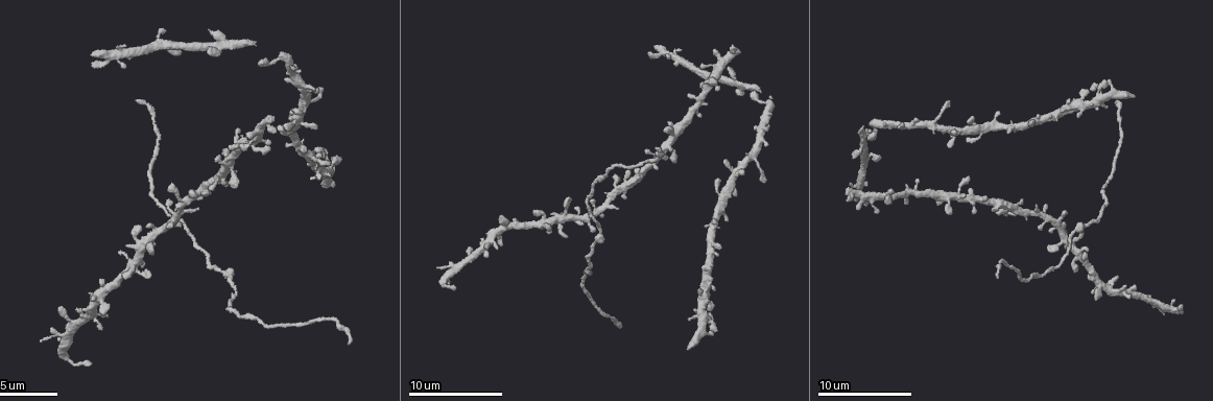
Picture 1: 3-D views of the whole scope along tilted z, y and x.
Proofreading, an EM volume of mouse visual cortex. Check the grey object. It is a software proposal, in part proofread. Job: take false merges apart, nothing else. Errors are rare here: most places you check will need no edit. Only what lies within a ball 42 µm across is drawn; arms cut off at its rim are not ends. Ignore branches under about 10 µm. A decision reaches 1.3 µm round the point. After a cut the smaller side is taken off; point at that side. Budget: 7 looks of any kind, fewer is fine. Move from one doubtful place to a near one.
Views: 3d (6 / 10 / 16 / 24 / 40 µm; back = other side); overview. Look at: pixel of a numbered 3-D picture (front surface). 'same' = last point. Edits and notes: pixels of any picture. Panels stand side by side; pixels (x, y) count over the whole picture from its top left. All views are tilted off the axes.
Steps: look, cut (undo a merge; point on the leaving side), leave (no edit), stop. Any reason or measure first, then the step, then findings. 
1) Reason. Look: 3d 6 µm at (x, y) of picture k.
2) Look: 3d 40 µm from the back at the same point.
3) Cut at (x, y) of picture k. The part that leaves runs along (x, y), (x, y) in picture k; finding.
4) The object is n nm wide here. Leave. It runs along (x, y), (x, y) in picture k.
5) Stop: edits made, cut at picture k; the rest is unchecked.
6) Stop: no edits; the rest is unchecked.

Looks like a crossing. Look: 3d 16 µm at (958, 193) of picture 1.

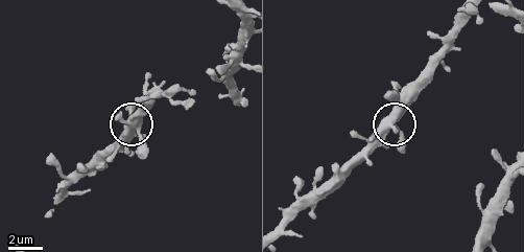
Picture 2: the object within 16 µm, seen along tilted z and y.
The object is 340 nm wide here. Leave. It runs along (343, 173), (398, 118), (413, 87) in picture 2; one neuron here.

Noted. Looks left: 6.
Look: 3d 10 µm at (993, 201) of picture 1.

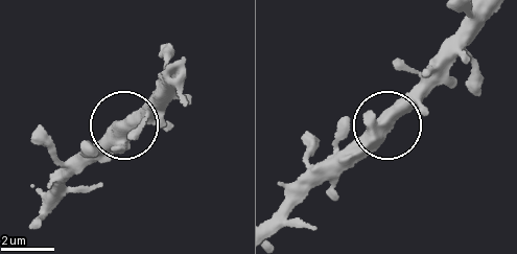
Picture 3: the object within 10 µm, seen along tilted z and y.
Zoom in. Look: 3d 6 µm at (120, 124) of picture 3.

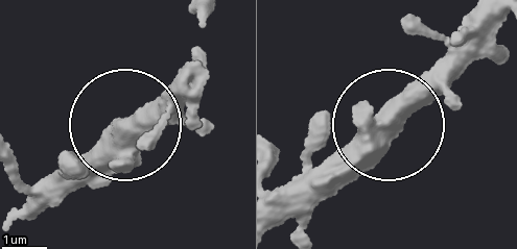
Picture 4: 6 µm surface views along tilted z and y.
Leave. It runs along (384, 131), (309, 217) in picture 4; one neuron here.

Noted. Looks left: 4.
Sudden change in width. Look: 3d 16 µm at (600, 228) of picture 1.

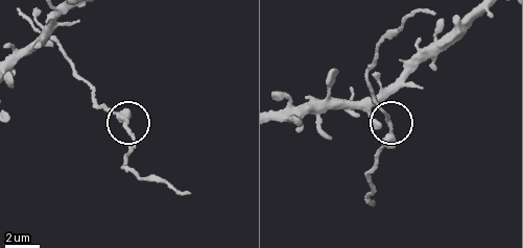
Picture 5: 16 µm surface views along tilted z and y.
The object is 250 nm wide here. Leave. One neuron here.

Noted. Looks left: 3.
Stop: no edits; the rest is unchecked.

